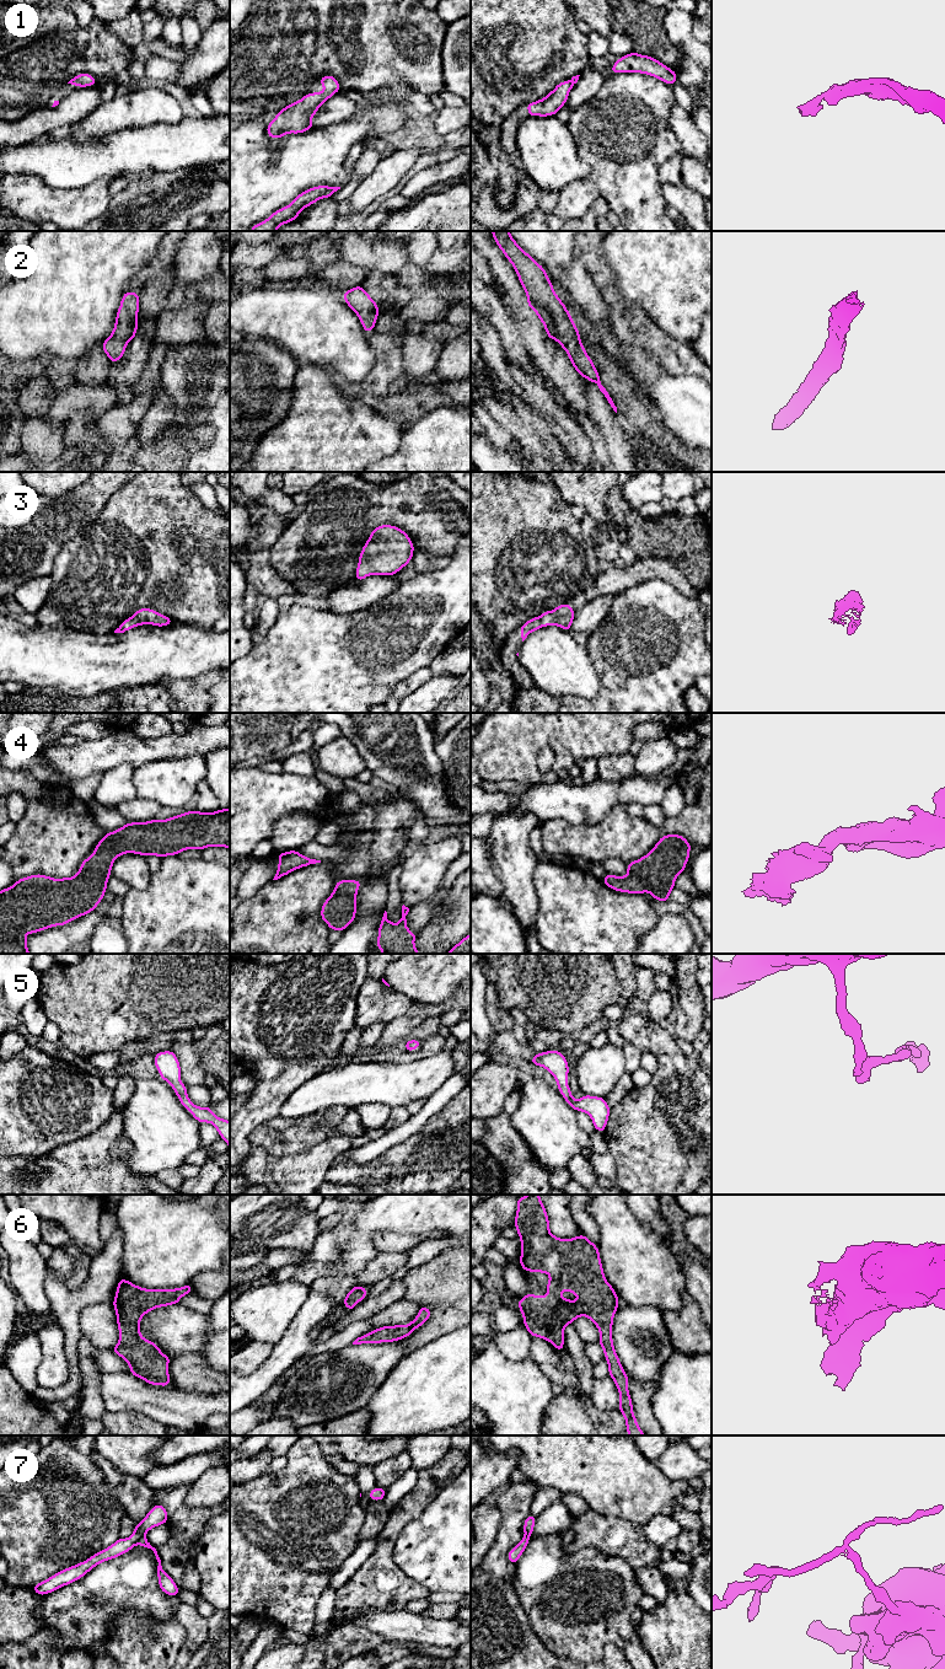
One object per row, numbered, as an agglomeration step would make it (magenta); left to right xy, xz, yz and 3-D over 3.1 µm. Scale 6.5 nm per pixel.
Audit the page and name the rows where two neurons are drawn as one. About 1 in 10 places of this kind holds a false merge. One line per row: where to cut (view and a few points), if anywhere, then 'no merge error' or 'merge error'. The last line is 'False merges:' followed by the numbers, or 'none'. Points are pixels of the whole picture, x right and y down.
1: no cut; no merge error
2: no cut; no merge error
3: no cut; no merge error
4: no cut; no merge error
5: no cut; no merge error
6: no cut; no merge error
7: cut in xy along (144, 1535), (135, 1544); merge error
False merges: 7

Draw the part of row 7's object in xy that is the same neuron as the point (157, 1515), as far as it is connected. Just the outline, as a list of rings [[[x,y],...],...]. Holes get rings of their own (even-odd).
[[[156,1503],[145,1515],[145,1518],[138,1525],[134,1526],[131,1536],[127,1539],[119,1537],[111,1546],[106,1547],[100,1552],[93,1553],[84,1562],[59,1571],[48,1579],[33,1585],[33,1592],[38,1595],[47,1595],[61,1587],[65,1587],[73,1582],[81,1579],[97,1565],[129,1552],[136,1545],[136,1542],[146,1535],[150,1529],[162,1524],[167,1524],[167,1520],[168,1514],[166,1508],[160,1503]]]

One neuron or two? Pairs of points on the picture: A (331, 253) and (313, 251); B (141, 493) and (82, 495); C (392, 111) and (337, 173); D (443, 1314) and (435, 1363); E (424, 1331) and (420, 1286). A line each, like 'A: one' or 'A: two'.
A: one
B: two
C: one
D: two
E: one

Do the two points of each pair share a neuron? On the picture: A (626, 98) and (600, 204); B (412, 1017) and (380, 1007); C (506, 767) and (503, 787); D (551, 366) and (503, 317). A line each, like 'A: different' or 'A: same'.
A: different
B: different
C: different
D: different

